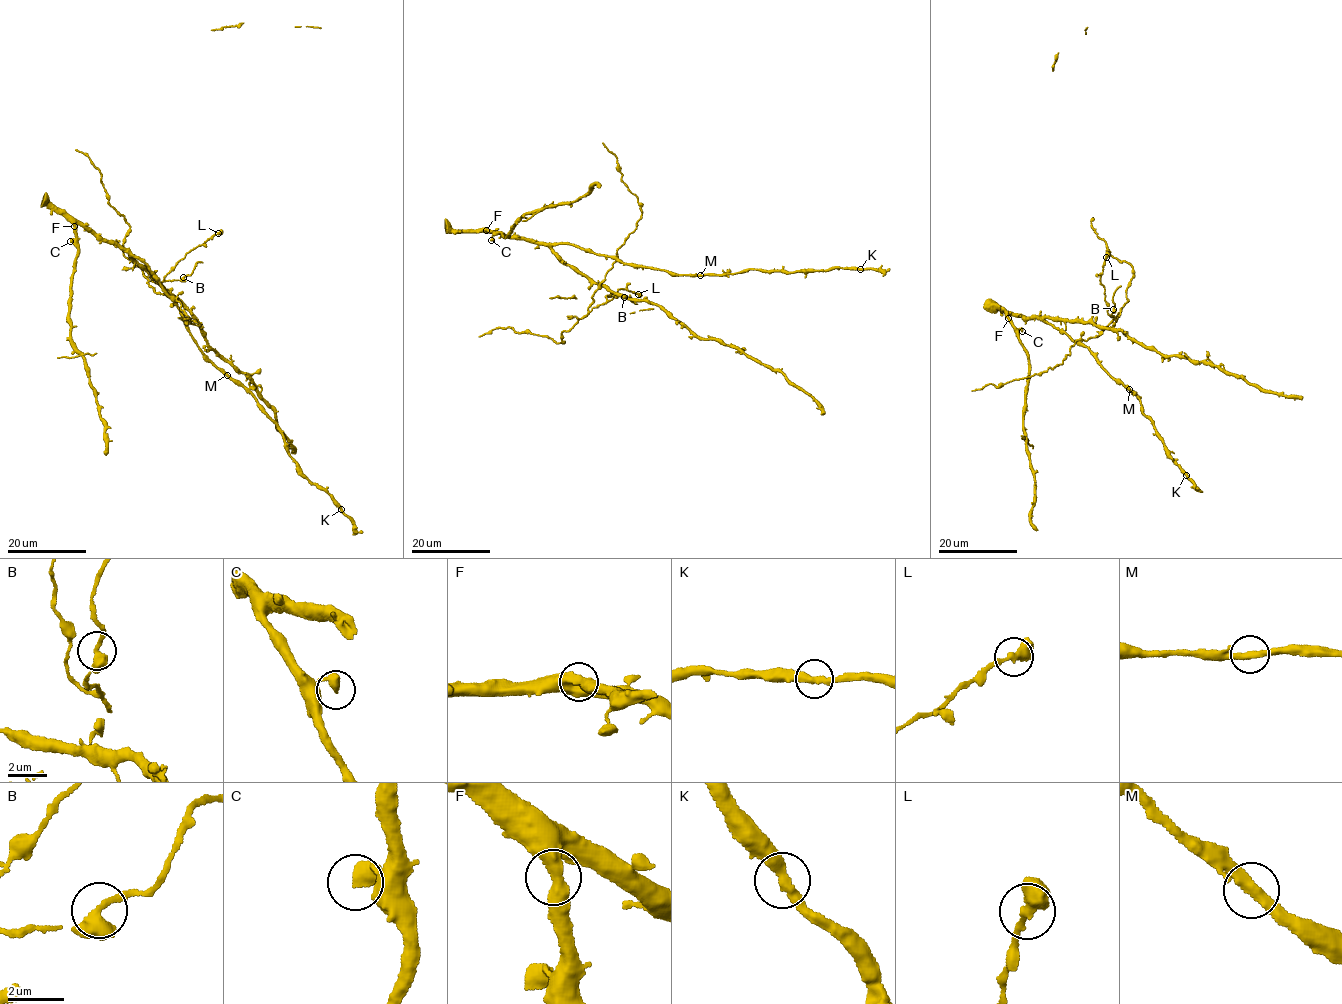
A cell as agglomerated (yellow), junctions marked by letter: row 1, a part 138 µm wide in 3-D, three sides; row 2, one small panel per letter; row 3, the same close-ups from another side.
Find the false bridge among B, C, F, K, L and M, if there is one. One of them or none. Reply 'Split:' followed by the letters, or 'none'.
Split: B

